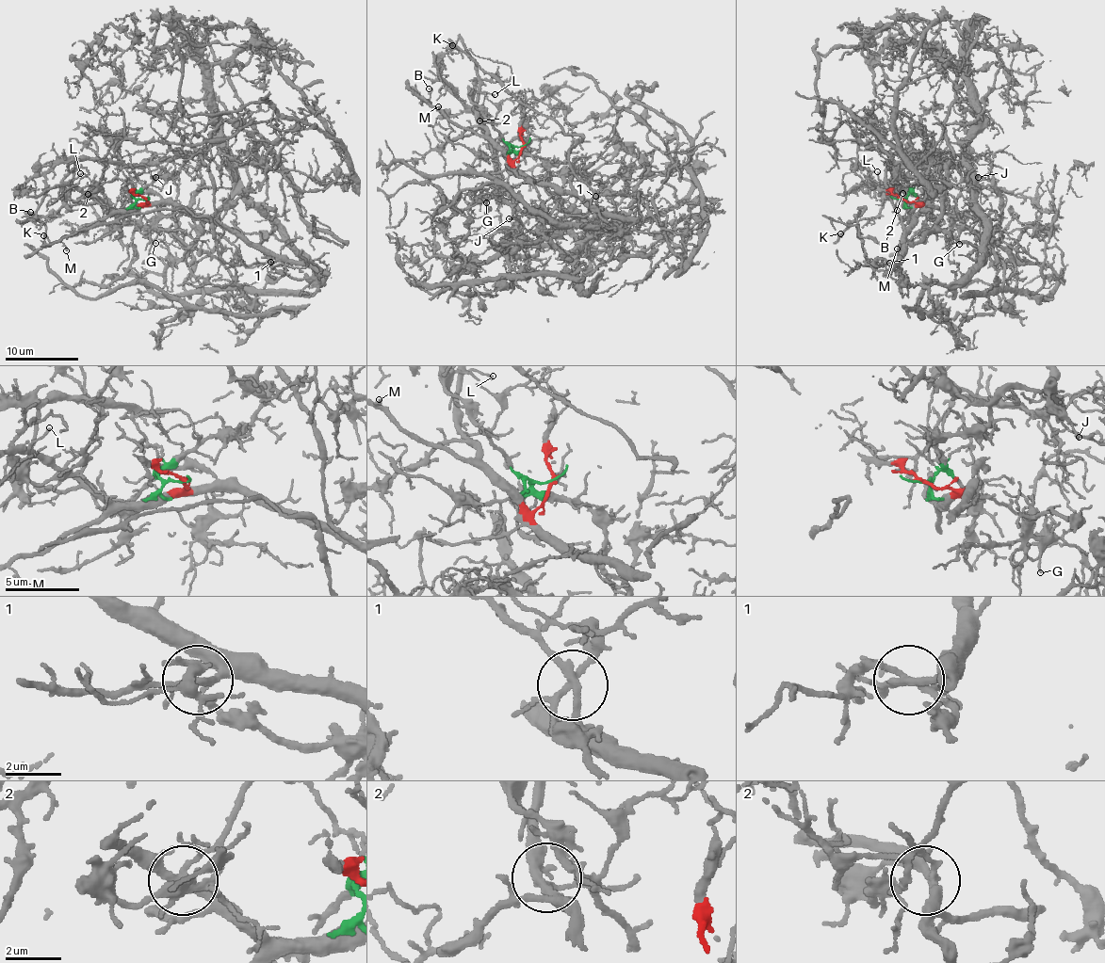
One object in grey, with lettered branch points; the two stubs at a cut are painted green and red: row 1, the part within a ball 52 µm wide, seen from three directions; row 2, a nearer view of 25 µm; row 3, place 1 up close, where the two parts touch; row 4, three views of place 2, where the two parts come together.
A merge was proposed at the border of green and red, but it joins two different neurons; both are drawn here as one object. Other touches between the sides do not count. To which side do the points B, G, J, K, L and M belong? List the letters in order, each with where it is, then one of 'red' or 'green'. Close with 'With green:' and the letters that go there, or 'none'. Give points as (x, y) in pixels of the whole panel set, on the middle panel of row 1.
B: at (429, 88); red
G: at (486, 202); green
J: at (509, 218); green
K: at (452, 45); red
L: at (495, 94); red
M: at (438, 106); red
With green: G, J

